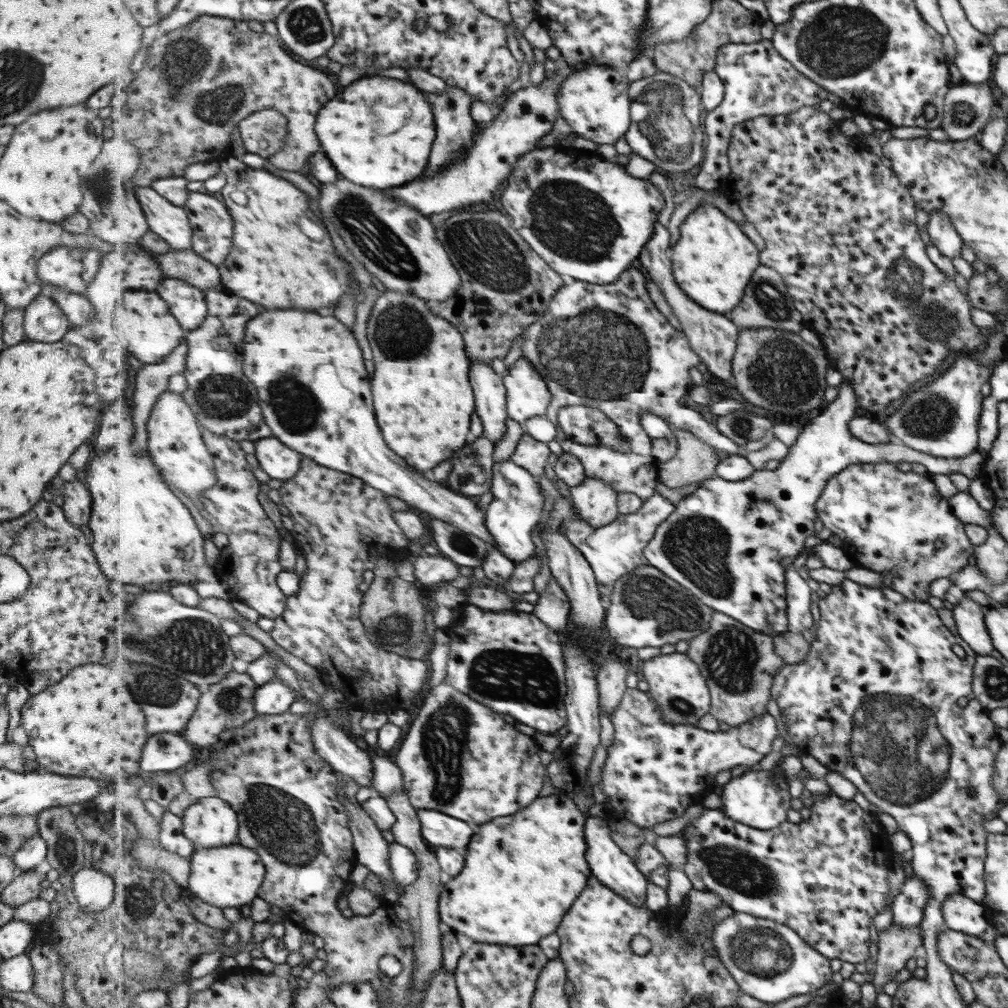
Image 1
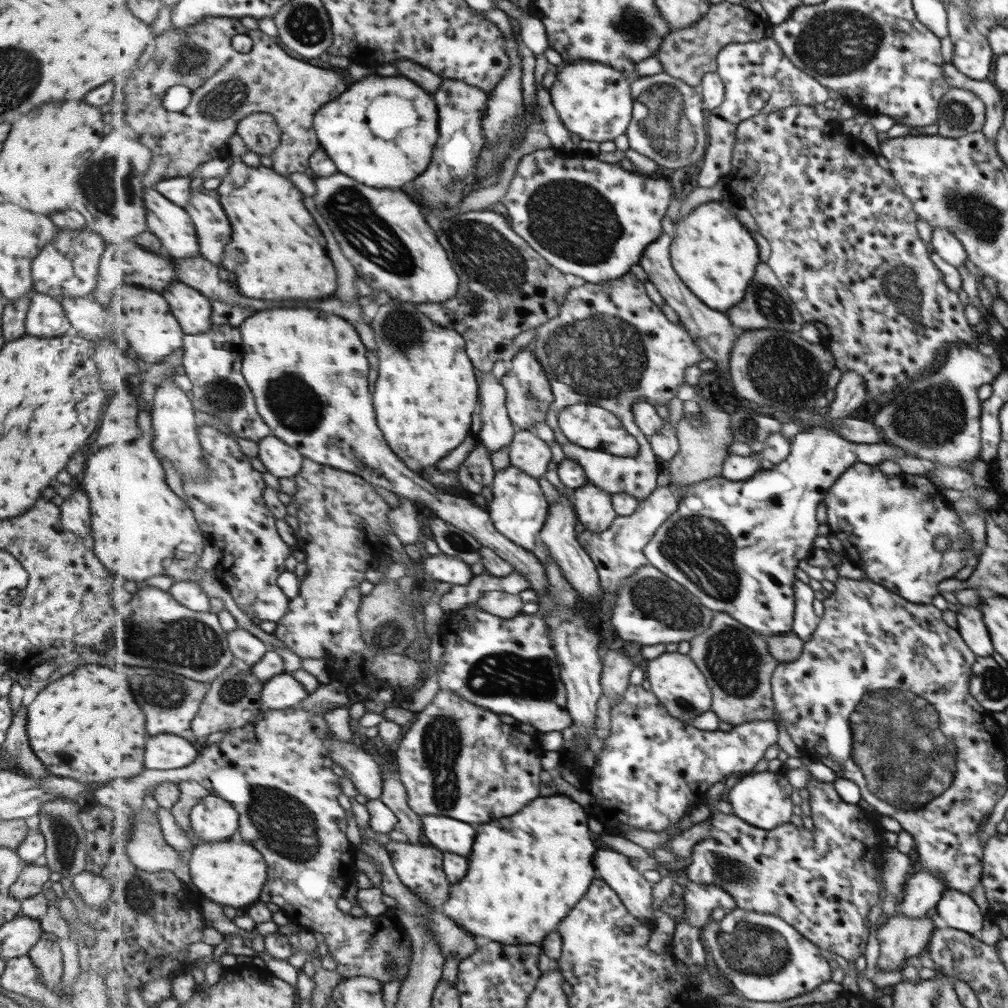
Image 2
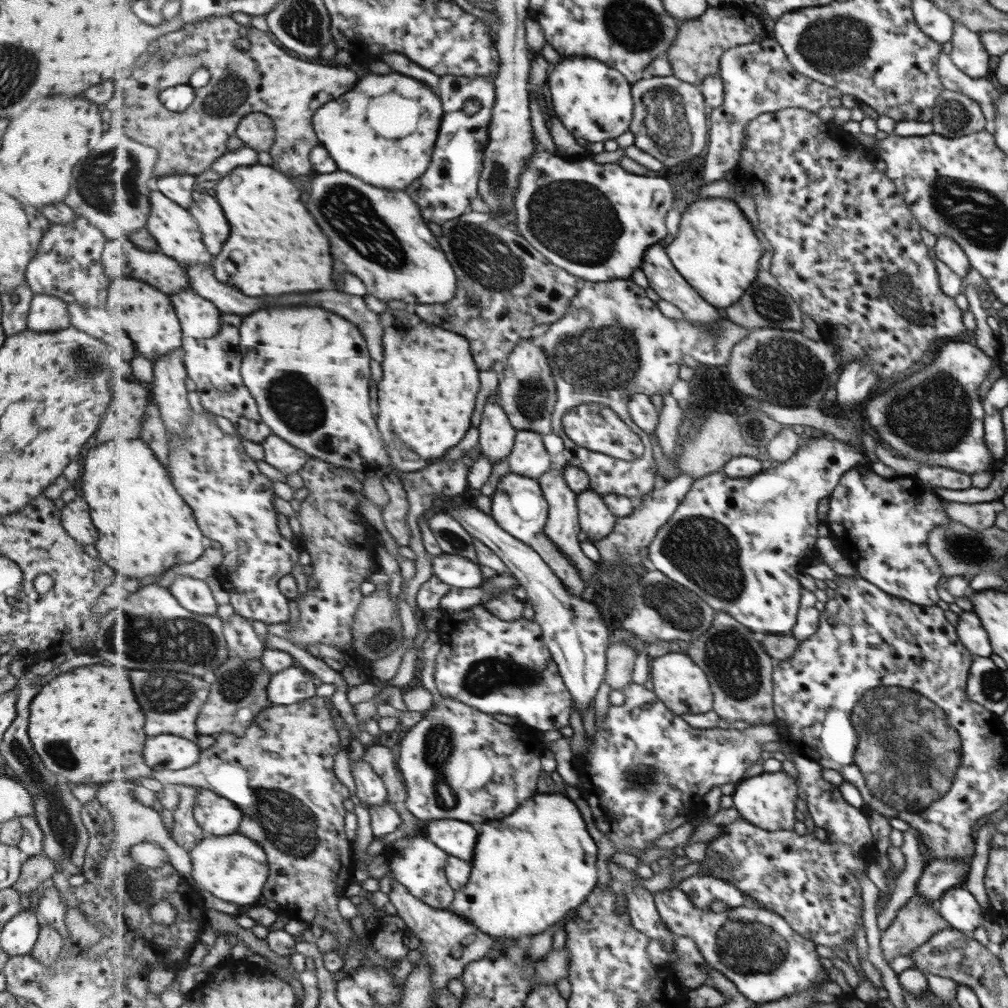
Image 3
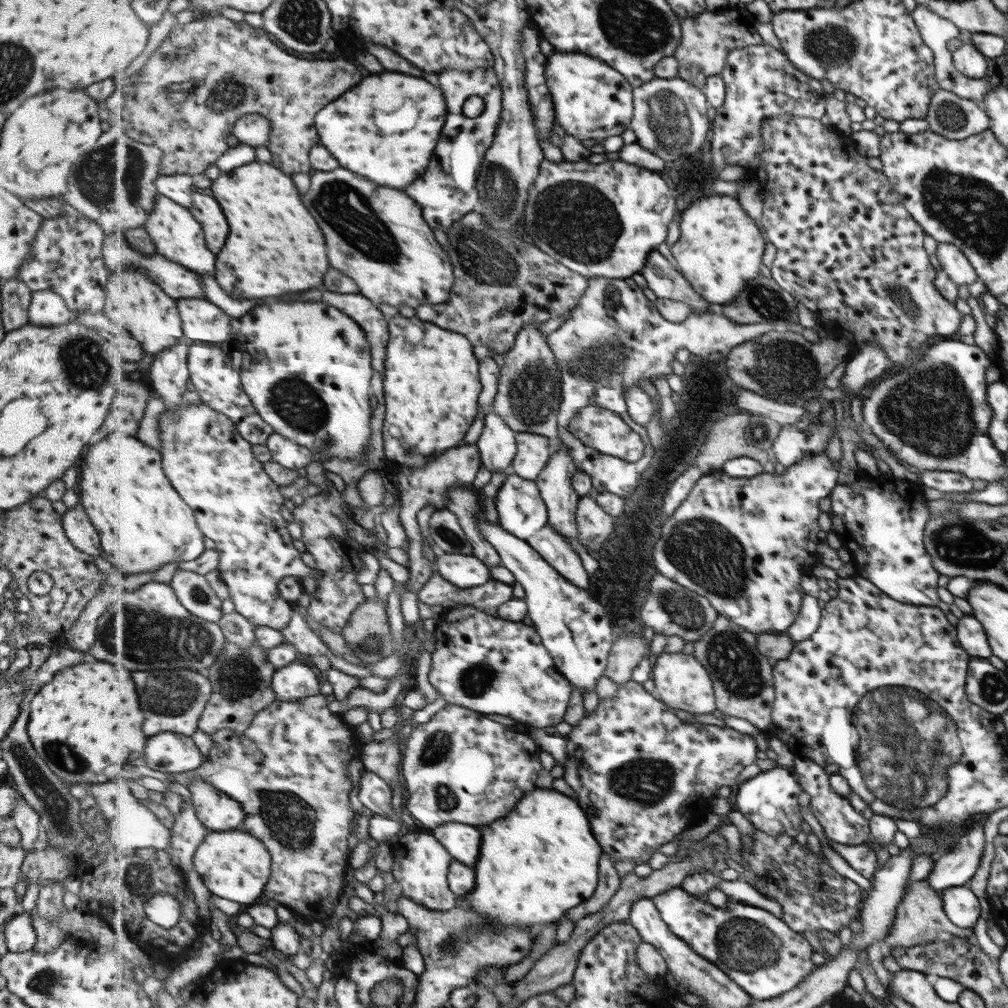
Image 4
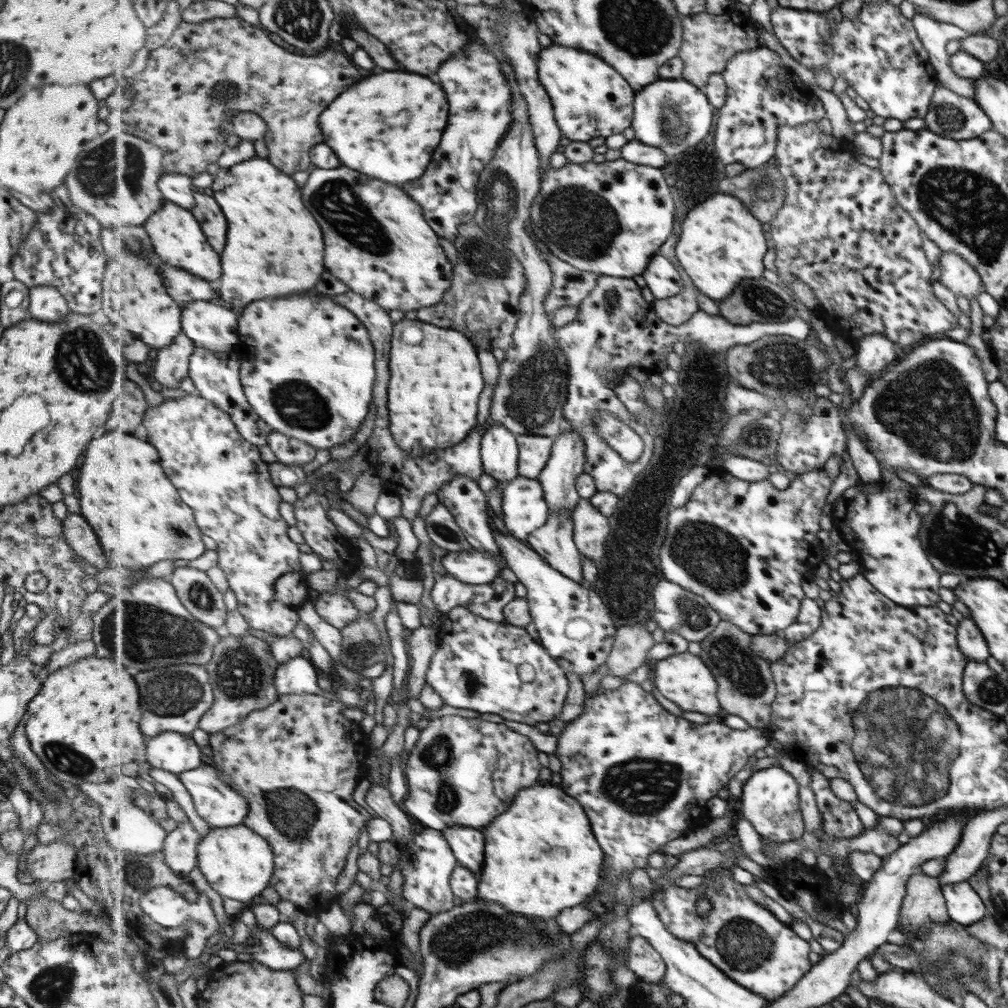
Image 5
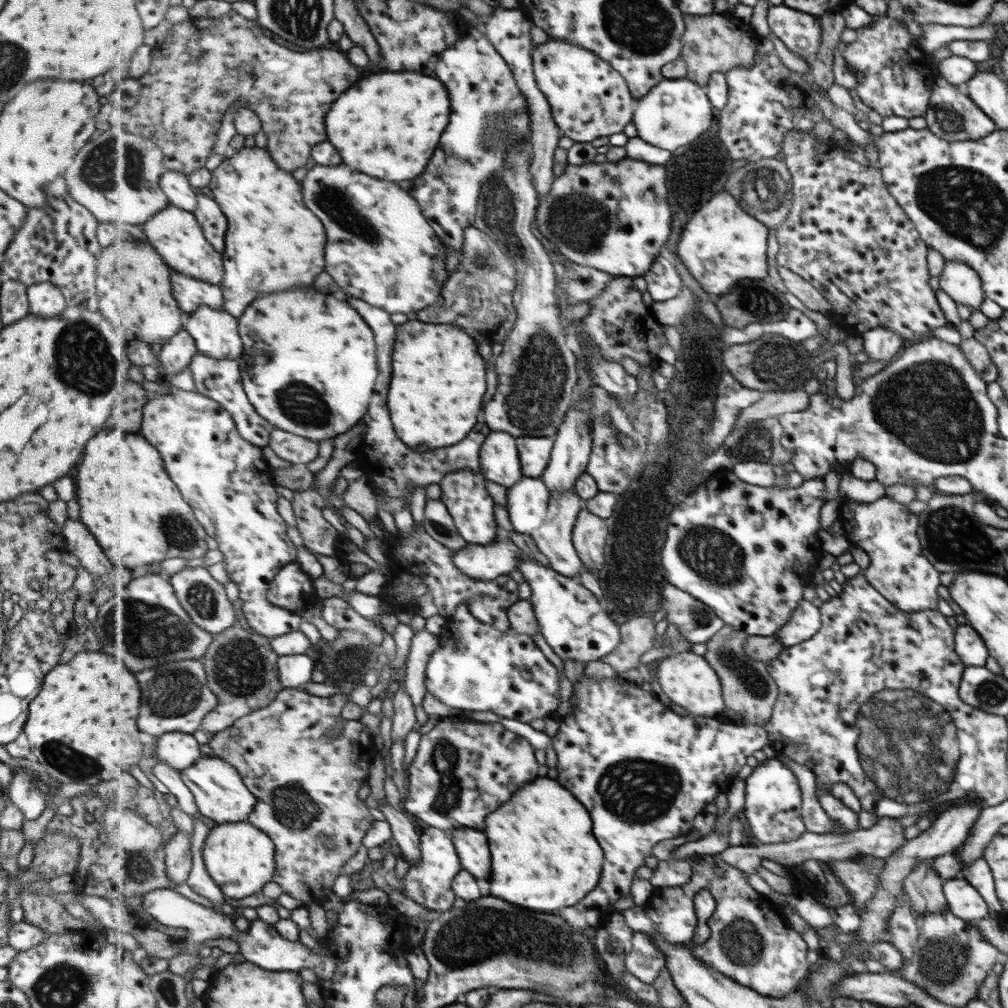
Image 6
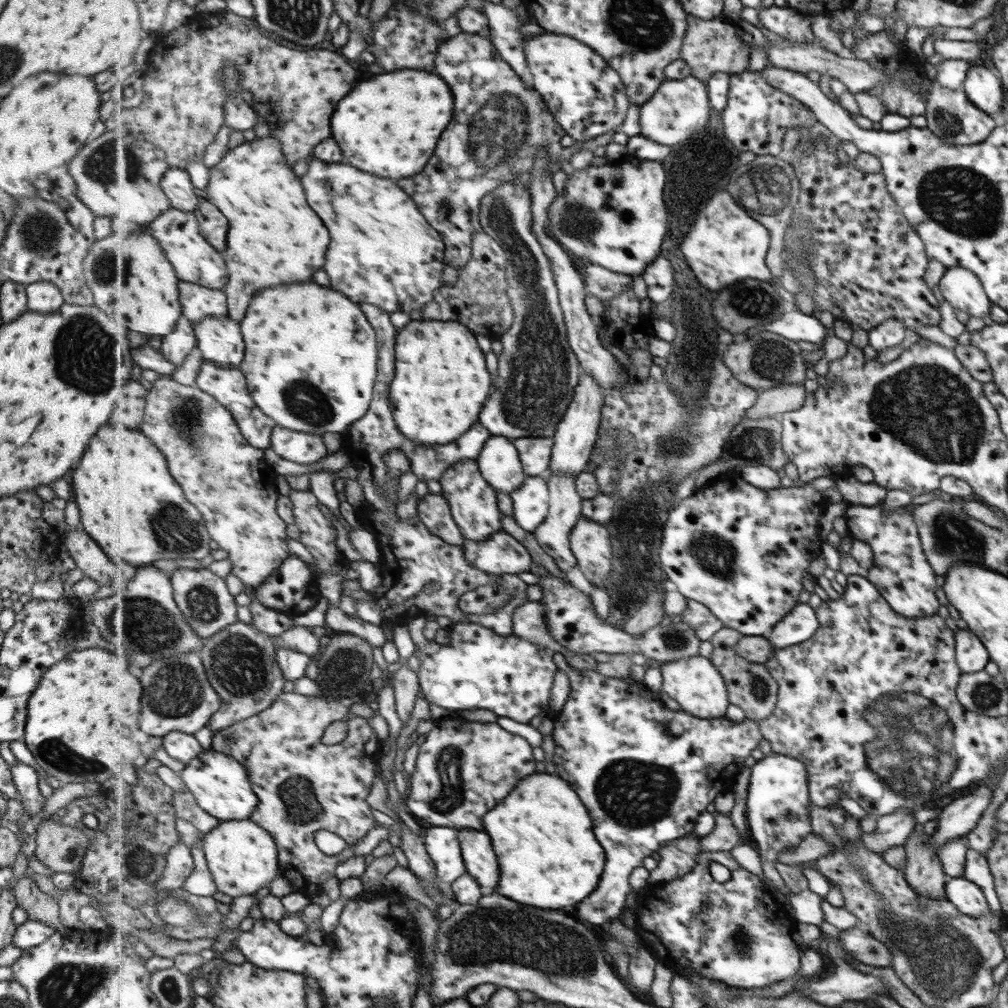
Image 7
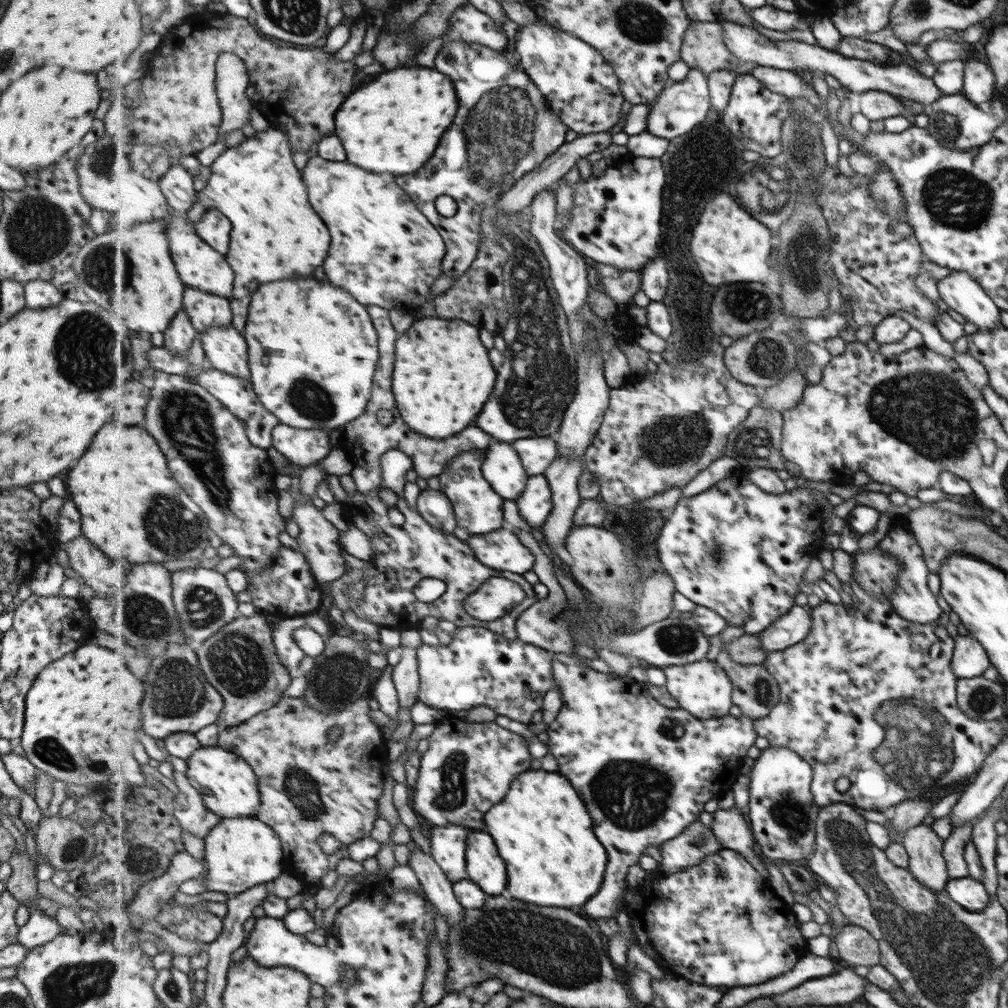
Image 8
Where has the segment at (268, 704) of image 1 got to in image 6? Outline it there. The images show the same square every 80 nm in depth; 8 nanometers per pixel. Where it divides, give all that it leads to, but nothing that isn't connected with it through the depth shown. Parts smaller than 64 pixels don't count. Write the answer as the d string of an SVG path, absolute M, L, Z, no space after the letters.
M292 654L278 657L280 679L285 689L303 688L313 678L313 669L318 667L318 660L307 654Z

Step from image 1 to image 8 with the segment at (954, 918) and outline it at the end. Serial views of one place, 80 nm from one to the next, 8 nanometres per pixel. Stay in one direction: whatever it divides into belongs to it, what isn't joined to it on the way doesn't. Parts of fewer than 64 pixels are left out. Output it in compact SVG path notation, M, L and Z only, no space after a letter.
M971 877L948 879L944 892L951 900L963 905L968 911L977 914L990 902L985 886Z

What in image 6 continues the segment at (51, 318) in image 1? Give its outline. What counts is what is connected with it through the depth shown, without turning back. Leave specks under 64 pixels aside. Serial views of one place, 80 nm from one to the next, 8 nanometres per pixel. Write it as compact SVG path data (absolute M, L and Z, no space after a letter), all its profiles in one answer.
M47 282L31 284L26 288L28 312L43 316L43 318L55 318L66 308L60 291Z

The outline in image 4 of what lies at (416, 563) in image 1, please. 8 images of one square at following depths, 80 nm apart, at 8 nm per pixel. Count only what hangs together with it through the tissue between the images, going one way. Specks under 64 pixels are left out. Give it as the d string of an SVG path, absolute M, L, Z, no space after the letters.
M438 552L435 567L443 578L462 589L483 586L492 579L492 566L474 555Z

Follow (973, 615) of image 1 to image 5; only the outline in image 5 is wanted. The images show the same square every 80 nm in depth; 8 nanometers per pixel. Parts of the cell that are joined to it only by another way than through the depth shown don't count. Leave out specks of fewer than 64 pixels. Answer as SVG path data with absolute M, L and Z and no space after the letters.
M964 618L957 626L957 648L967 662L985 662L989 656L988 646L981 631L970 618Z

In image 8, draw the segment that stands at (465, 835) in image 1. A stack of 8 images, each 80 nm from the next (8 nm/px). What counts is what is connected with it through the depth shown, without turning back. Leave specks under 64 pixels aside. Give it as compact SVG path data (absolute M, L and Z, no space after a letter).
M474 831L467 837L467 862L470 879L488 896L508 890L507 866L499 856L493 836L486 831Z

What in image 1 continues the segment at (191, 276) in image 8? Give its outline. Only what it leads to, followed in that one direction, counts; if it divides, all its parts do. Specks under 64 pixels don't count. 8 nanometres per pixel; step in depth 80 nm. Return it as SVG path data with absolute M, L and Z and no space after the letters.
M137 187L150 230L168 242L171 250L193 248L194 228L184 207L173 204L153 187Z

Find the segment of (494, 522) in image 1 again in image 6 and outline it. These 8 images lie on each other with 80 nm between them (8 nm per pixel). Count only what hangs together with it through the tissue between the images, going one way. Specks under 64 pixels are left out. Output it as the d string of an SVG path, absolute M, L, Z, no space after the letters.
M524 476L508 489L507 510L517 533L531 535L545 522L550 495L550 488L541 477Z

